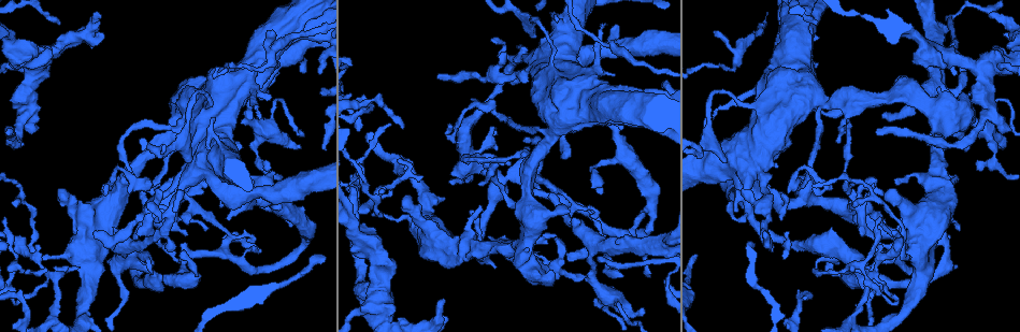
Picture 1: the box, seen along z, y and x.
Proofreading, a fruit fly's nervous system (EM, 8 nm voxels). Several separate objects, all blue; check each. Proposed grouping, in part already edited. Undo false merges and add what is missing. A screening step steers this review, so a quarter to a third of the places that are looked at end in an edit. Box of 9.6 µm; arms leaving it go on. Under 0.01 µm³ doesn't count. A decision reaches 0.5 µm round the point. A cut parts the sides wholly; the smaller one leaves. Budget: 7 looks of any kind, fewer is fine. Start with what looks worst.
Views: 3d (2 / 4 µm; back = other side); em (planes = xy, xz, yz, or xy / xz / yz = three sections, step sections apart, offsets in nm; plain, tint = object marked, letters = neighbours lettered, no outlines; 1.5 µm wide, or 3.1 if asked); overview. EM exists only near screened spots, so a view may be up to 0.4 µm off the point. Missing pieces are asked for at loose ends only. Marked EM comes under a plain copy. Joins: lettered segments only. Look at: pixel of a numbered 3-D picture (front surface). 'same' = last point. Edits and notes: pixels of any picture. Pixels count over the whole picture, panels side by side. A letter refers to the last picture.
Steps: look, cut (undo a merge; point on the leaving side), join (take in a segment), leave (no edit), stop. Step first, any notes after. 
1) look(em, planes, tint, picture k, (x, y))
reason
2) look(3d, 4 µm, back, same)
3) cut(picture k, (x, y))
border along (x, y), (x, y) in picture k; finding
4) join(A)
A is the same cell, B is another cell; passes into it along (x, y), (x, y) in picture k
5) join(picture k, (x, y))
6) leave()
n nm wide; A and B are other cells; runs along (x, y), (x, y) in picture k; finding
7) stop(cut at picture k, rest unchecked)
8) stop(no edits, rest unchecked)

look(em, planes, letters, picture 1, (444, 301))
branch stops here

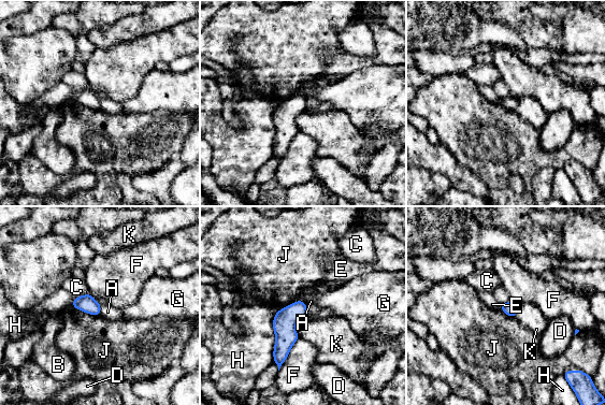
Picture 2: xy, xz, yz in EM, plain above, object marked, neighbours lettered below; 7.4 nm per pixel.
leave()
A, B, C, D, E, F, G, H, J and K are other cells; no lettered segment goes on from it

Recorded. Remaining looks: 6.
look(em, xy, step 8, tint, picture 1, (498, 76))
branch point

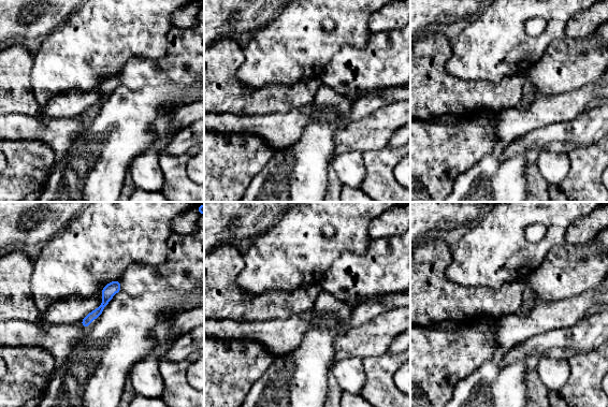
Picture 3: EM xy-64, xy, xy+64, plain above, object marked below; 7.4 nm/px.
look(em, xy, step 8, letters, same)
what lies round it

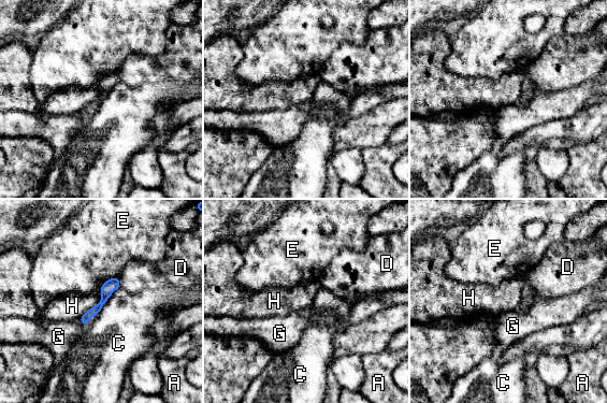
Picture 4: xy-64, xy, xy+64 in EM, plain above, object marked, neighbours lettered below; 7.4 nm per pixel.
leave()
H touches over 300 nm; A, C, D, E, G and H are other cells; runs along (116, 279), (84, 320) in picture 4; one neuron here

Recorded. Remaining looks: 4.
look(3d, 2 µm, back, picture 1, (391, 276))

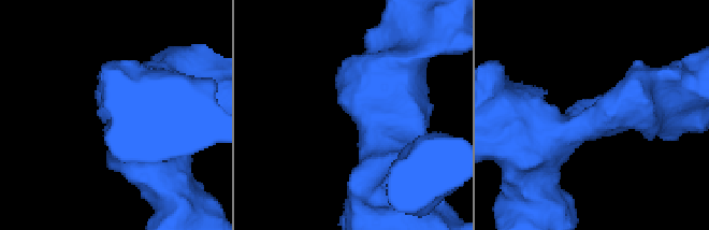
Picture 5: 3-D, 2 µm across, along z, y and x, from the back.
look(em, planes, letters, picture 5, (353, 116))
need the tissue

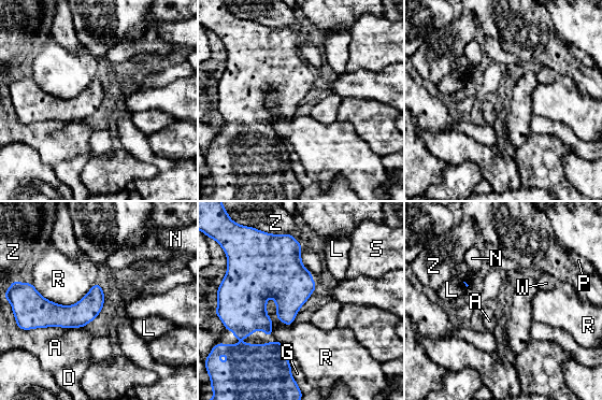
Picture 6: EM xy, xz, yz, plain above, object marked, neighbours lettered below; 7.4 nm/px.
leave()
A, D, G, L, N, P, R, S, W and Z are other cells; border along (267, 299), (292, 323) in picture 6; no lettered segment goes on from it

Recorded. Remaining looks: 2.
stop(no edits, rest unchecked)

